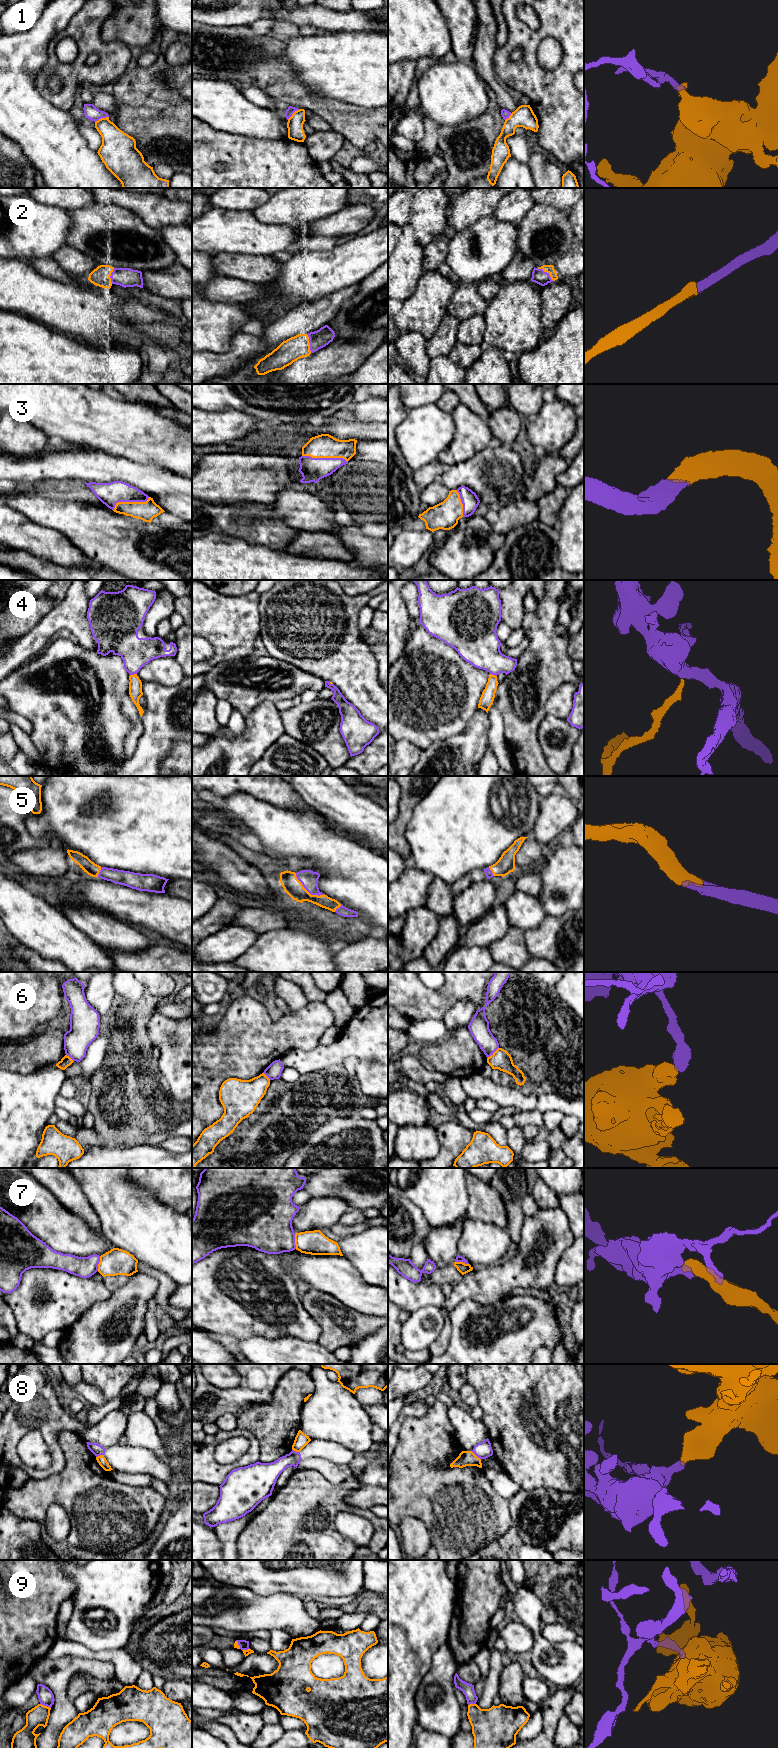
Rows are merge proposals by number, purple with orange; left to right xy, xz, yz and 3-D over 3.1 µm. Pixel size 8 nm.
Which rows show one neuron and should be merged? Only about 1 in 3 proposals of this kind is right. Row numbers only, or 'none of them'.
2, 3, 5

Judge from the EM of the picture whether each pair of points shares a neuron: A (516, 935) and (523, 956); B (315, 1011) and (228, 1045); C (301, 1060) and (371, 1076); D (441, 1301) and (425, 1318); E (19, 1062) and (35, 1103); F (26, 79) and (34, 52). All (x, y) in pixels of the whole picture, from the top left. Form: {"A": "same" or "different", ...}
{"A": "same", "B": "same", "C": "same", "D": "different", "E": "different", "F": "same"}

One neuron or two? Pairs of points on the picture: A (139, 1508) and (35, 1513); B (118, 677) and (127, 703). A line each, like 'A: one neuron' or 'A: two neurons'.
A: one neuron
B: two neurons

